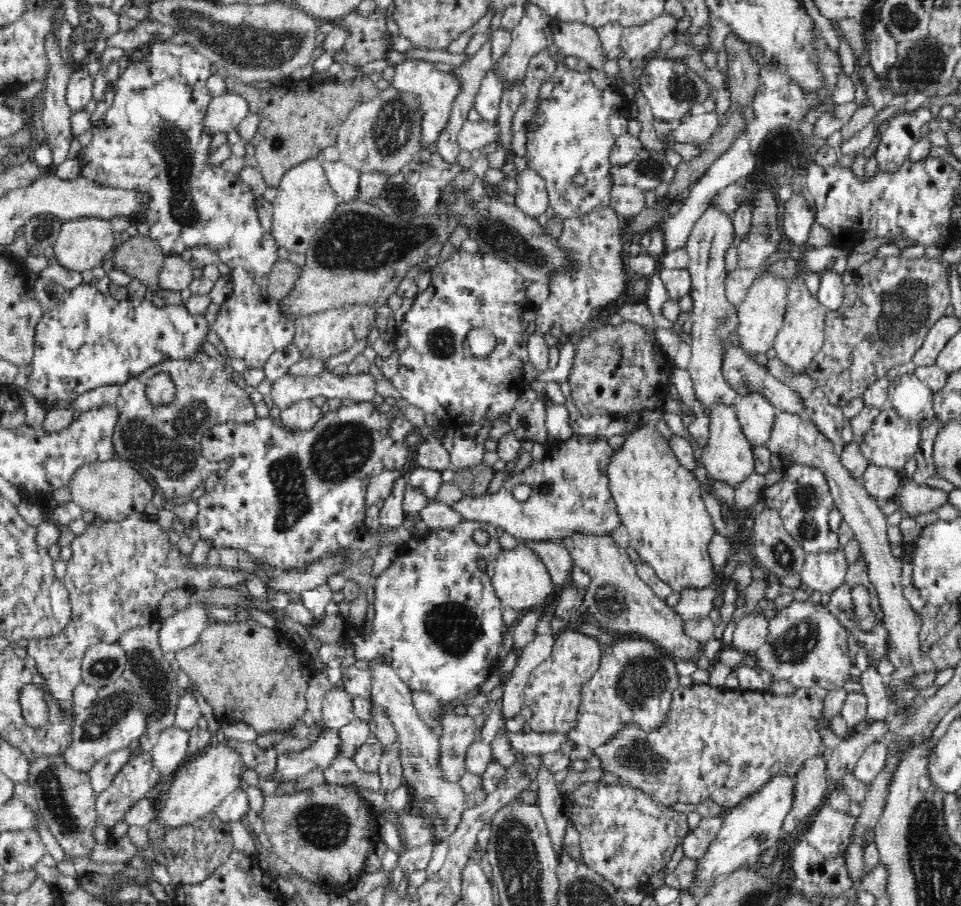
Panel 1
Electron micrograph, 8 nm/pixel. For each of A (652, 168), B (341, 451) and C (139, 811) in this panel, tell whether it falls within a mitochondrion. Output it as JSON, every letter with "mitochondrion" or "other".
{"A":"mitochondrion","B":"mitochondrion","C":"other"}

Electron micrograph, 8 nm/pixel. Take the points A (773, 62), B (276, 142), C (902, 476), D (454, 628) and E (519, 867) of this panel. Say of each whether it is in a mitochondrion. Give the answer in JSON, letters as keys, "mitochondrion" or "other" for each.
{"A":"other","B":"mitochondrion","C":"other","D":"mitochondrion","E":"mitochondrion"}

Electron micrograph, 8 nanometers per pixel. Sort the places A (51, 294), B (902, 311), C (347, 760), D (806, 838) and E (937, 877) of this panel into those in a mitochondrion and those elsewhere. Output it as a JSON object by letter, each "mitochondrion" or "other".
{"A":"other","B":"mitochondrion","C":"other","D":"other","E":"mitochondrion"}

